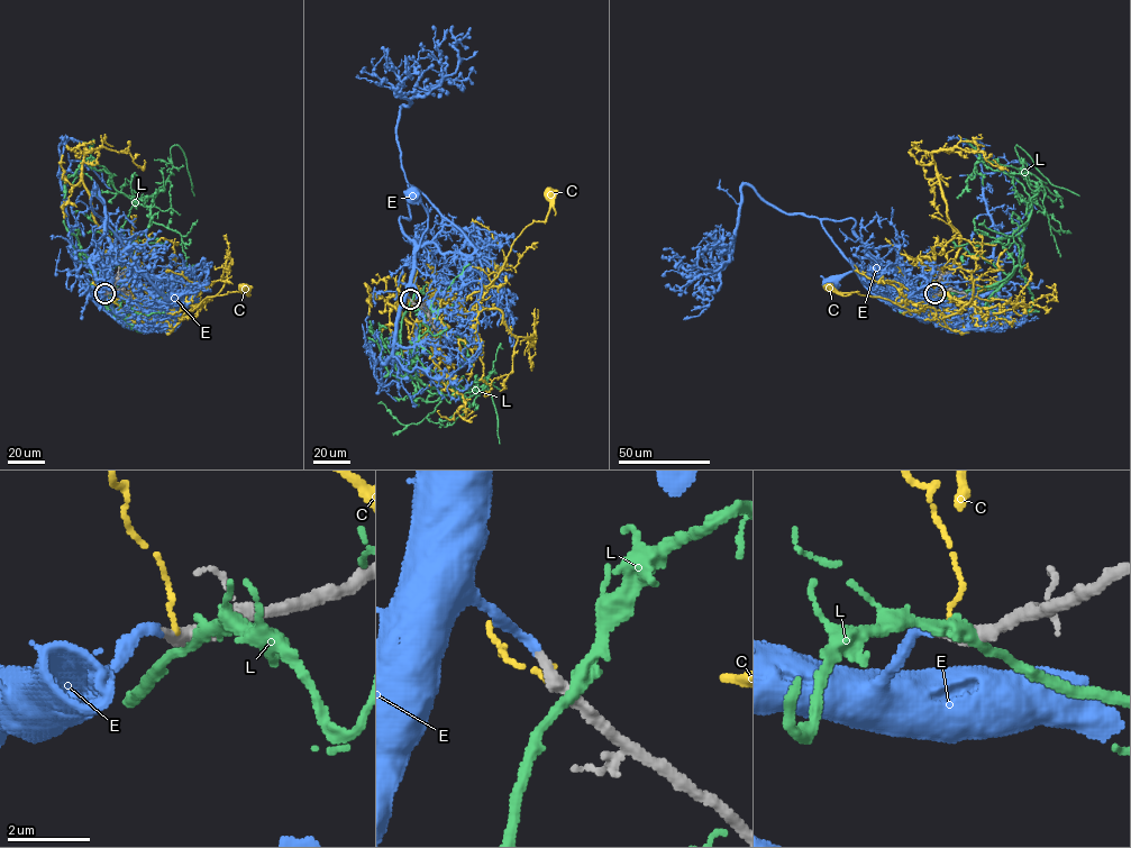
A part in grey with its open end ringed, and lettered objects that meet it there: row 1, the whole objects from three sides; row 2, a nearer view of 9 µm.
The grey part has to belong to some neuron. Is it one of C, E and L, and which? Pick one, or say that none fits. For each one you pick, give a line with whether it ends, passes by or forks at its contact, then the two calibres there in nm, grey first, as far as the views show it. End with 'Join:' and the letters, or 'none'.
E: it ends; calibres 320 and 220 nm
Join: E

